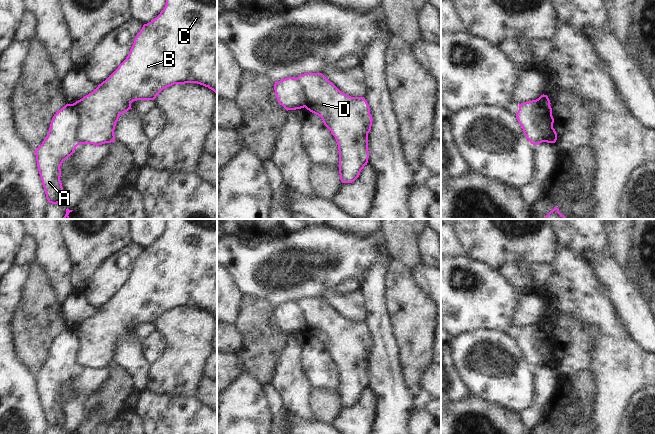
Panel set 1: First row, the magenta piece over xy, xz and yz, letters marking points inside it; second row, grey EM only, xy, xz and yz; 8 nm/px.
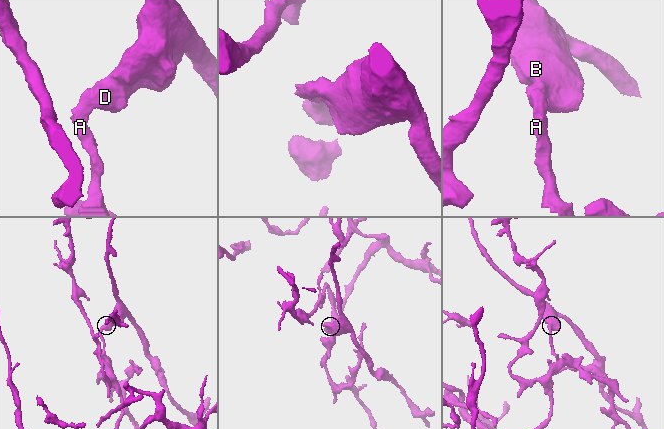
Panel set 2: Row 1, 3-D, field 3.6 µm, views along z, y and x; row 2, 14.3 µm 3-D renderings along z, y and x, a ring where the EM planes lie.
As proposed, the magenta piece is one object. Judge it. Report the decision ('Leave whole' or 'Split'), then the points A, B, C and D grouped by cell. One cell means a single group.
Split. Groups: A / B C D.

